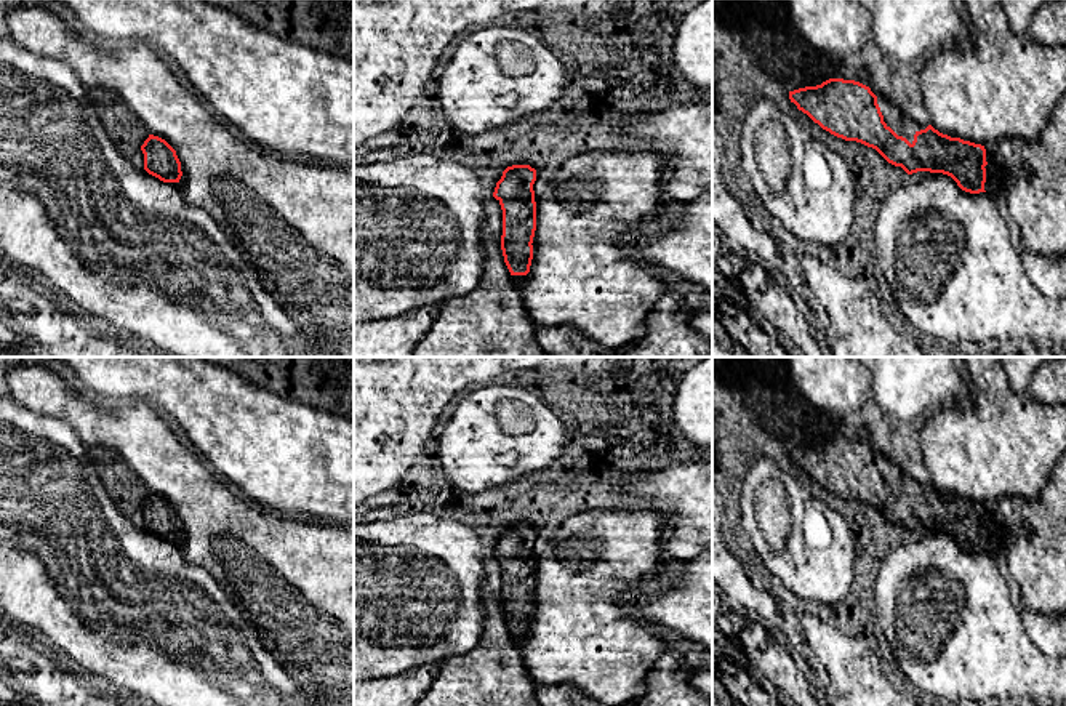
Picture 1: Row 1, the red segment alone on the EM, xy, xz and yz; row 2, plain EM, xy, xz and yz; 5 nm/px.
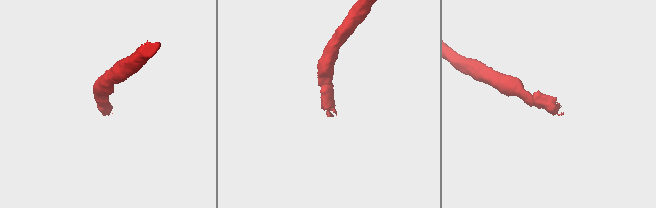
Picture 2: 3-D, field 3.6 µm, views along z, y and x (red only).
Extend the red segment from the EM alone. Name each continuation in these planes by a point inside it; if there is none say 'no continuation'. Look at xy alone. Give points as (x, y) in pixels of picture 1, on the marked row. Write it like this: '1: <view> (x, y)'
no continuation

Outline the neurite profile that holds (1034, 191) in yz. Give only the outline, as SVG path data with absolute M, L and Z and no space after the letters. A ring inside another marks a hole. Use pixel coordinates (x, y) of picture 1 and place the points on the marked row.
M1066 93L1053 109L1052 118L1042 134L1034 141L1004 139L986 144L988 165L997 165L1005 174L1000 200L1008 218L1015 219L1026 251L1056 258L1066 253Z

